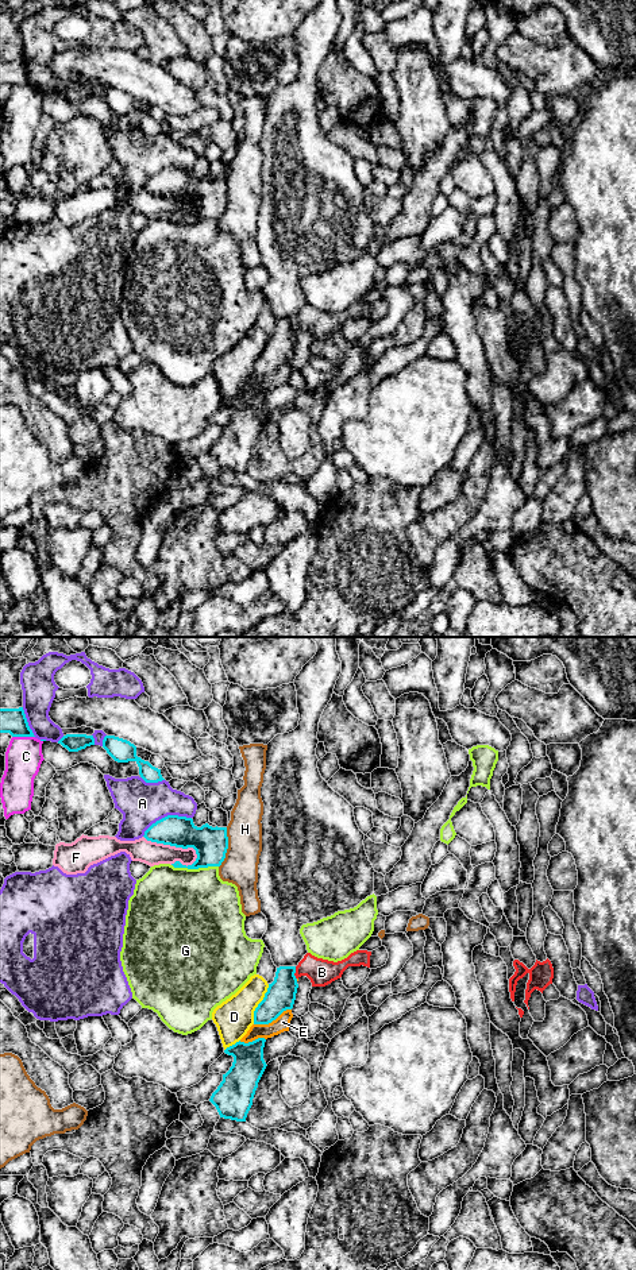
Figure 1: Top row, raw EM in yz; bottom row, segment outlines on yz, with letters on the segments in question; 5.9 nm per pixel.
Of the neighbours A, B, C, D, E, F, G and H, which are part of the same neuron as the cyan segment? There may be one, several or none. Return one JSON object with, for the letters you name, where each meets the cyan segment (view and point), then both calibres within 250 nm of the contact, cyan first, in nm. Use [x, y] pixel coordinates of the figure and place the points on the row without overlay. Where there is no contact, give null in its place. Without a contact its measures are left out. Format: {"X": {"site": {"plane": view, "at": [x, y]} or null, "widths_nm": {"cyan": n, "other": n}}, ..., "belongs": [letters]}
{"belongs": []}

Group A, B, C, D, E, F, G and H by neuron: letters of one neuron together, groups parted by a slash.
A / B E / C / D / F / G / H

